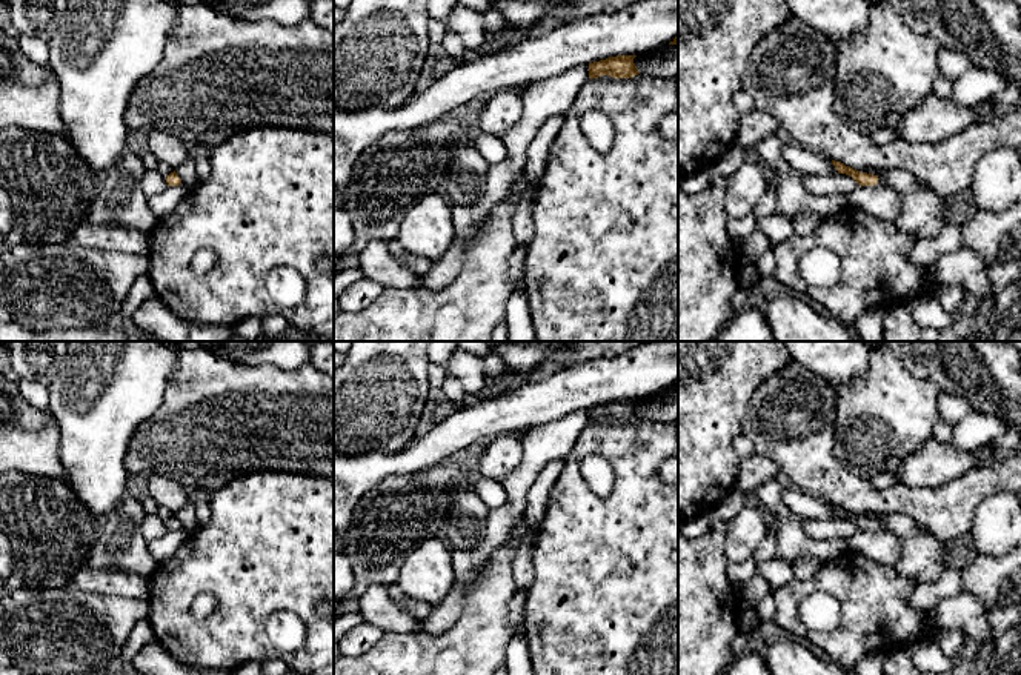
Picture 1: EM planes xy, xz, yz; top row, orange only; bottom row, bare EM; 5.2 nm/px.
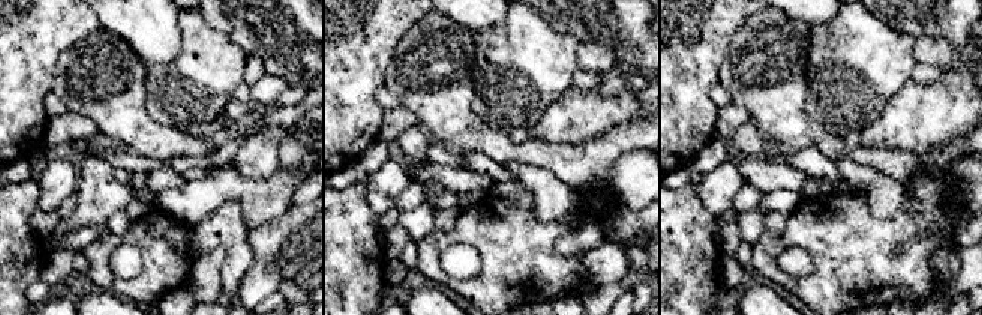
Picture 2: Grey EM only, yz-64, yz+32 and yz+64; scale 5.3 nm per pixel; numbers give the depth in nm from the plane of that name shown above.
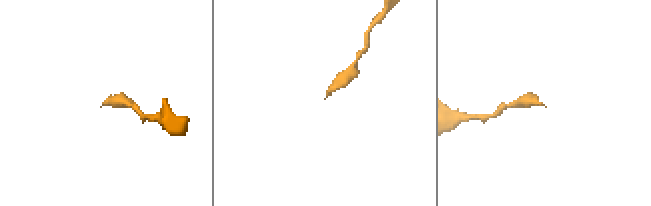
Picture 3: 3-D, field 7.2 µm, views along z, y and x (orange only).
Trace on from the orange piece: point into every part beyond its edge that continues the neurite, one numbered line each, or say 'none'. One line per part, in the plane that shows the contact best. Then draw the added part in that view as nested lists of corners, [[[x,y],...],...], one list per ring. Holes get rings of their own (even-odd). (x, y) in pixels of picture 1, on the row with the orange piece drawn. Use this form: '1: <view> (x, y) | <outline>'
none

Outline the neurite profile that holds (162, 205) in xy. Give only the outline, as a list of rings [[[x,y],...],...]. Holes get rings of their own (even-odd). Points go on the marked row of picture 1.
[[[168,186],[163,192],[152,195],[148,198],[148,204],[157,220],[168,217],[186,197],[188,188],[180,186]]]

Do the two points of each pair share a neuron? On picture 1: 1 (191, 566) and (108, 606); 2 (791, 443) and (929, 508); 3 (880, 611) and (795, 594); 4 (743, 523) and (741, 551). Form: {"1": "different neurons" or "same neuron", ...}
{"1": "different neurons", "2": "same neuron", "3": "same neuron", "4": "same neuron"}

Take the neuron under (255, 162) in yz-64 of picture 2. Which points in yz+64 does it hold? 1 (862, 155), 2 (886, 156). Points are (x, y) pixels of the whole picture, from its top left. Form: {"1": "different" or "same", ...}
{"1": "same", "2": "same"}

